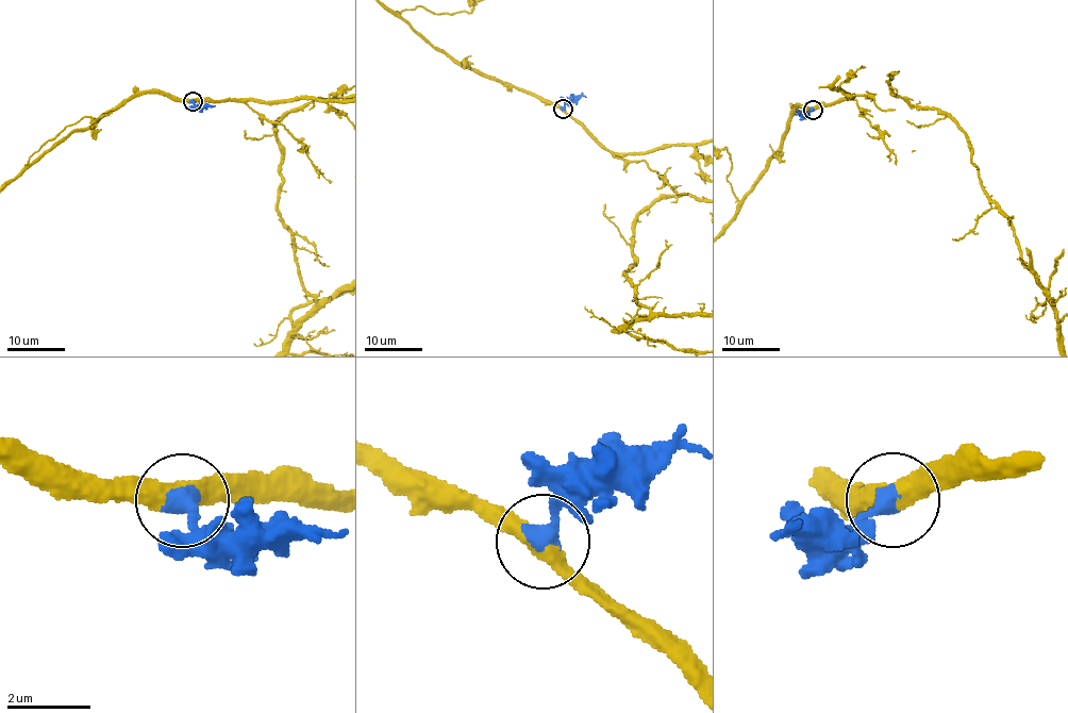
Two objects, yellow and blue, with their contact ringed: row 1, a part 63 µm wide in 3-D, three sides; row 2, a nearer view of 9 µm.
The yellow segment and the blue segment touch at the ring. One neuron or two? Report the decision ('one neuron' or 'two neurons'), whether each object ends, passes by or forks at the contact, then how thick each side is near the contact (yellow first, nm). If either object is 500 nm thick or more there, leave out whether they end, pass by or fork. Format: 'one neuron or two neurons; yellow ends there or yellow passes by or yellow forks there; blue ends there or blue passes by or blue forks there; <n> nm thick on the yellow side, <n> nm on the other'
one neuron; yellow passes by; blue ends there; 420 nm thick on the yellow side, 480 nm on the other

